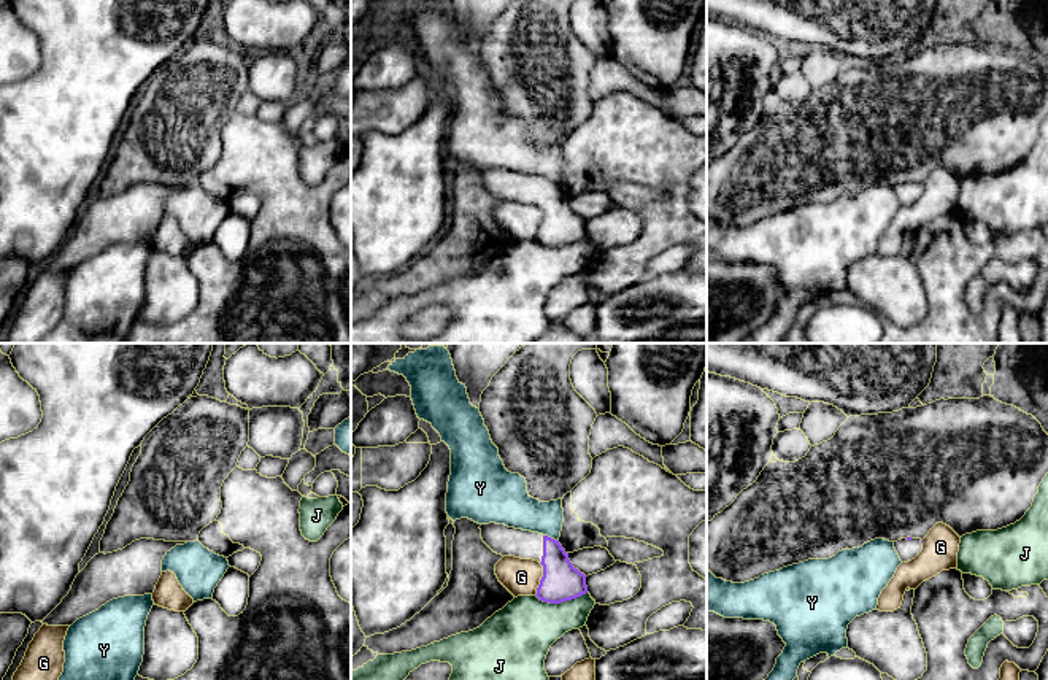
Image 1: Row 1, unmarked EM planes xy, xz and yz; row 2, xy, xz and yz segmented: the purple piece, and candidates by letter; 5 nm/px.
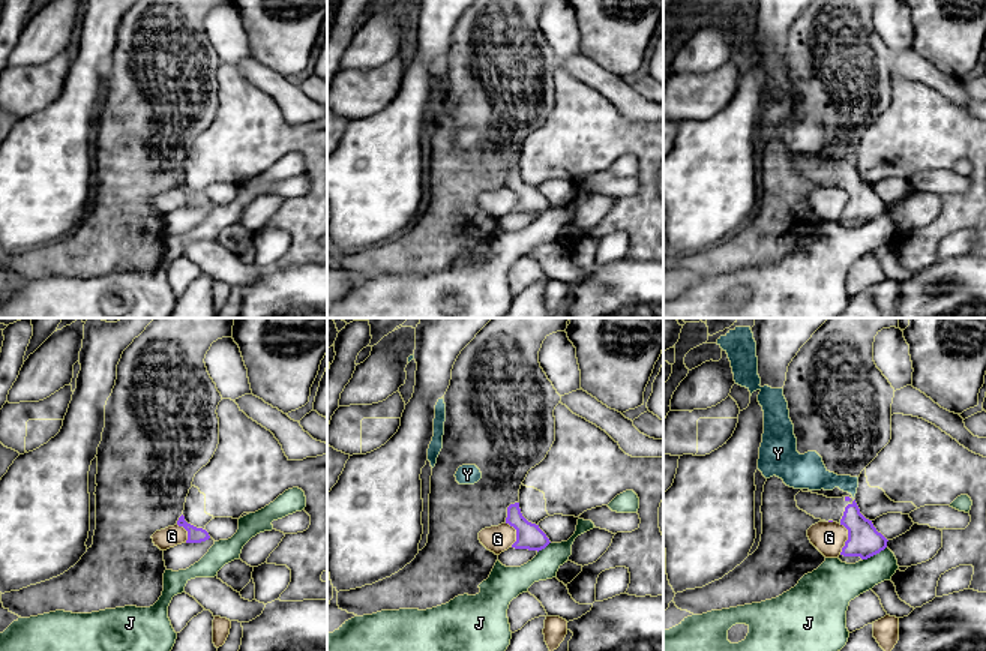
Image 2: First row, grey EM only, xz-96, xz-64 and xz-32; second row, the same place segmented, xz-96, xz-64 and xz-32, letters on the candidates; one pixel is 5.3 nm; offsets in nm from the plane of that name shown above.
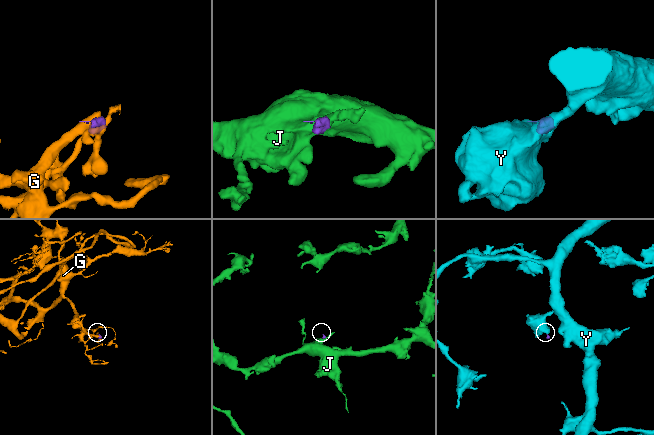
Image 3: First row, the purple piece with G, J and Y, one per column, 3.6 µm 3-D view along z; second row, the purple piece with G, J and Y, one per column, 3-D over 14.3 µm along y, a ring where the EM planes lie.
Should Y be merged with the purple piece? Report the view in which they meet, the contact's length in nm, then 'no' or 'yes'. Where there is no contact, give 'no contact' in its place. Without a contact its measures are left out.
contact in xz; length 90 nm; no

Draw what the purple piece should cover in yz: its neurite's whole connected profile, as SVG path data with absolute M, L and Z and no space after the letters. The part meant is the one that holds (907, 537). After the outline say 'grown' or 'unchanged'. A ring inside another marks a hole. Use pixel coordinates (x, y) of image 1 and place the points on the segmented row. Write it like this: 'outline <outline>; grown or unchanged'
outline M907 537L907 539L900 539L900 540L894 542L894 548L896 548L900 561L908 562L921 553L923 543L921 543L921 539Z; grown

